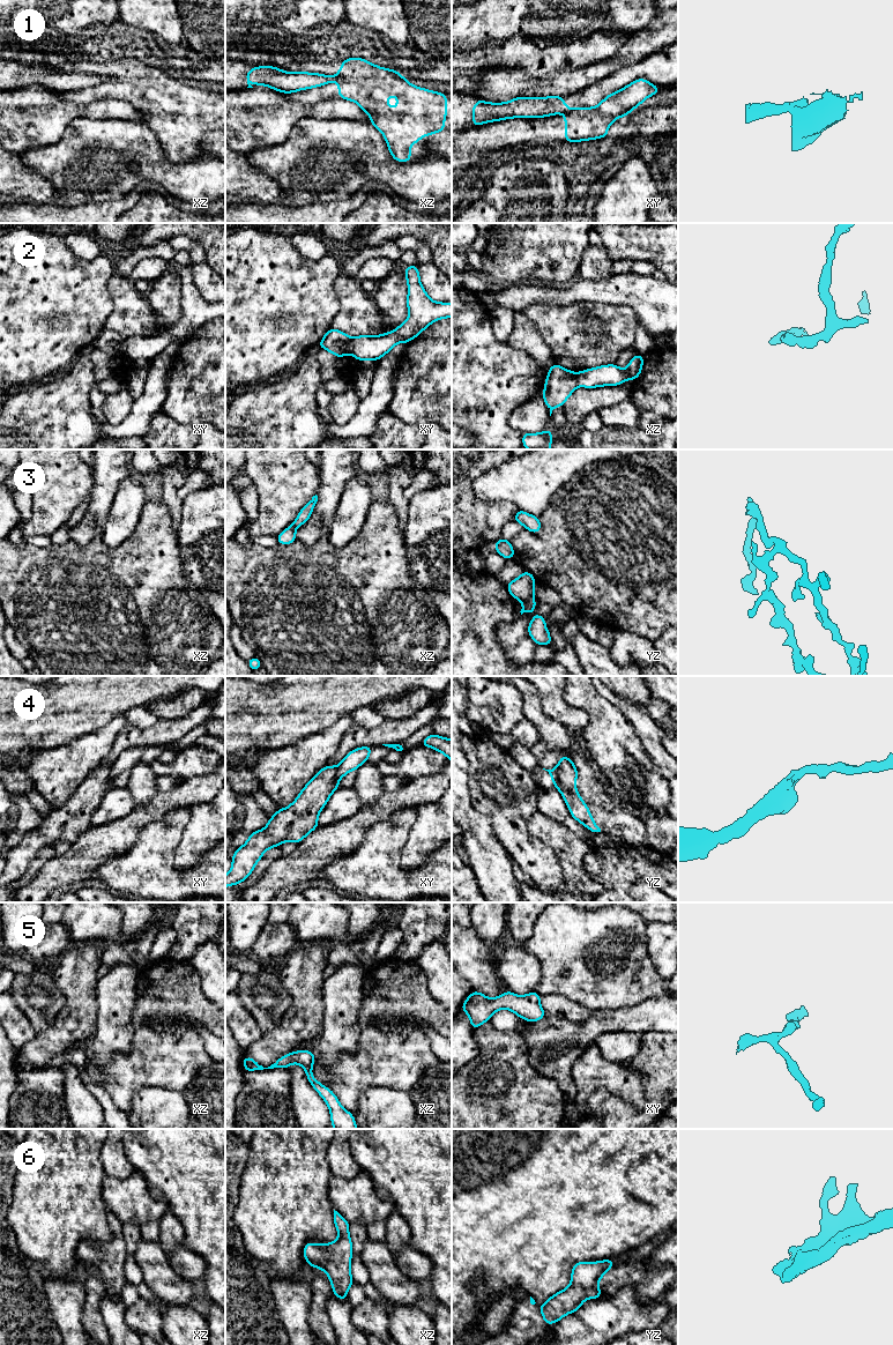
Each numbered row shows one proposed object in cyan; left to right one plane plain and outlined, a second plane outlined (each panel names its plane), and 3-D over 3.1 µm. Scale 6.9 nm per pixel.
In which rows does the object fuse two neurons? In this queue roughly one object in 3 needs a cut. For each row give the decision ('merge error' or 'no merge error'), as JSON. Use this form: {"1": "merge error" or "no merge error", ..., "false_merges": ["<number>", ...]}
{"1": "merge error", "2": "merge error", "3": "no merge error", "4": "merge error", "5": "no merge error", "6": "no merge error", "false_merges": ["1", "2", "4"]}

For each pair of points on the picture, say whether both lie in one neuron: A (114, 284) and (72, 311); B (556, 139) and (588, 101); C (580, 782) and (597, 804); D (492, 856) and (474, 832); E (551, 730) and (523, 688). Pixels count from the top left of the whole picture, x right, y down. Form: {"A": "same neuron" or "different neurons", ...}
{"A": "different neurons", "B": "different neurons", "C": "same neuron", "D": "same neuron", "E": "same neuron"}

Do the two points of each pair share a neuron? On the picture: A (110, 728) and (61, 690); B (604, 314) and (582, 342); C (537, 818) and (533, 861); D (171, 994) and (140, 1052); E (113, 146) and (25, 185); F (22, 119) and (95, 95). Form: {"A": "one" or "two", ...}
{"A": "two", "B": "one", "C": "two", "D": "one", "E": "two", "F": "two"}

